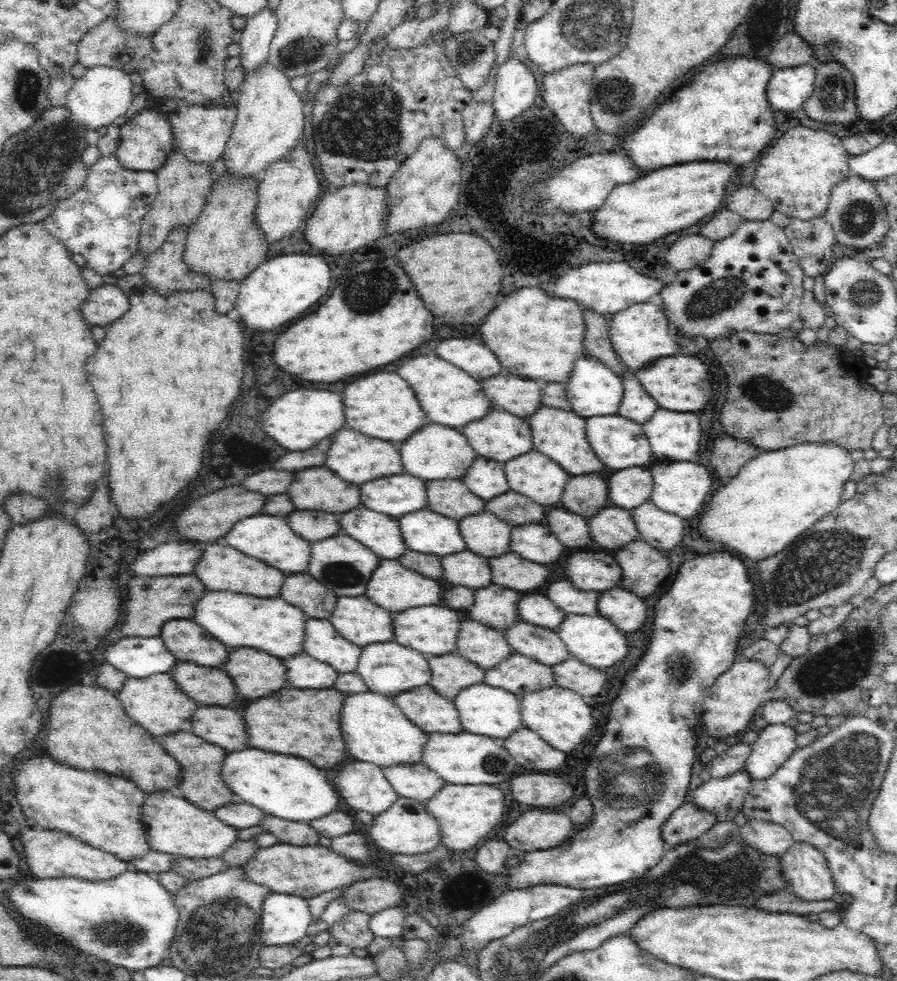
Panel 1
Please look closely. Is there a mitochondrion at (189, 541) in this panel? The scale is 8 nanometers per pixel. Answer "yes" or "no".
no

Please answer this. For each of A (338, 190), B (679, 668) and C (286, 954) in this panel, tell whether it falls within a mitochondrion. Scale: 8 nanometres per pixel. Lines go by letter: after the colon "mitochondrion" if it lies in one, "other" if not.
A: other
B: mitochondrion
C: other

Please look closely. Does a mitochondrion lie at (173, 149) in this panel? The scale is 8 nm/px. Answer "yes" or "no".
no

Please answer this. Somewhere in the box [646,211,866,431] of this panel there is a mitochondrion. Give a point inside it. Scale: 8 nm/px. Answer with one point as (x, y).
(768, 393)

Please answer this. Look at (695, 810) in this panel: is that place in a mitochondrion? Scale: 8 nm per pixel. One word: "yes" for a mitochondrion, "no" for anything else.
no

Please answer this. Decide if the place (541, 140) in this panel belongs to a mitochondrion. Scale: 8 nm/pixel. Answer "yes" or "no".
no

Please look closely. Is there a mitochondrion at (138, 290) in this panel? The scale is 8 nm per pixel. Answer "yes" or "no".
no

